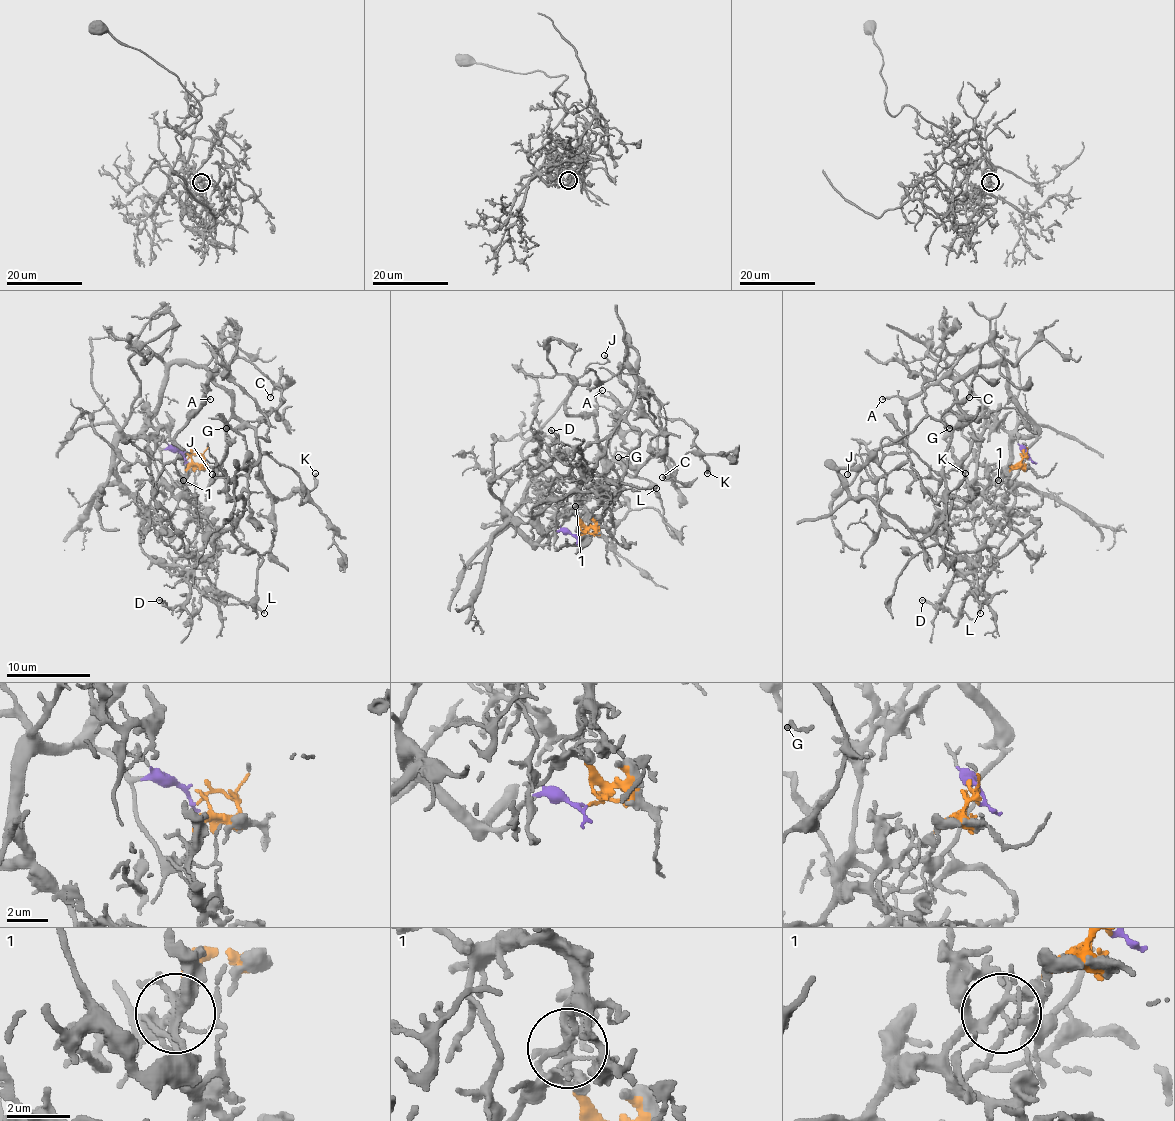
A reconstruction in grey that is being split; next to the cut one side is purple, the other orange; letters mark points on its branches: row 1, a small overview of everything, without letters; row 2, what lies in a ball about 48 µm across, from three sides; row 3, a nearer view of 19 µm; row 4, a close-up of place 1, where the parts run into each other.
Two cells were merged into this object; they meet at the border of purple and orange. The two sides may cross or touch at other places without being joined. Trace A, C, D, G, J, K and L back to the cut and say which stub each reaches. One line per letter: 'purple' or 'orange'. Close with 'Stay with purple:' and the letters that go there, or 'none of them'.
A: purple
C: orange
D: orange
G: purple
J: purple
K: orange
L: orange
Stay with purple: A, G, J

